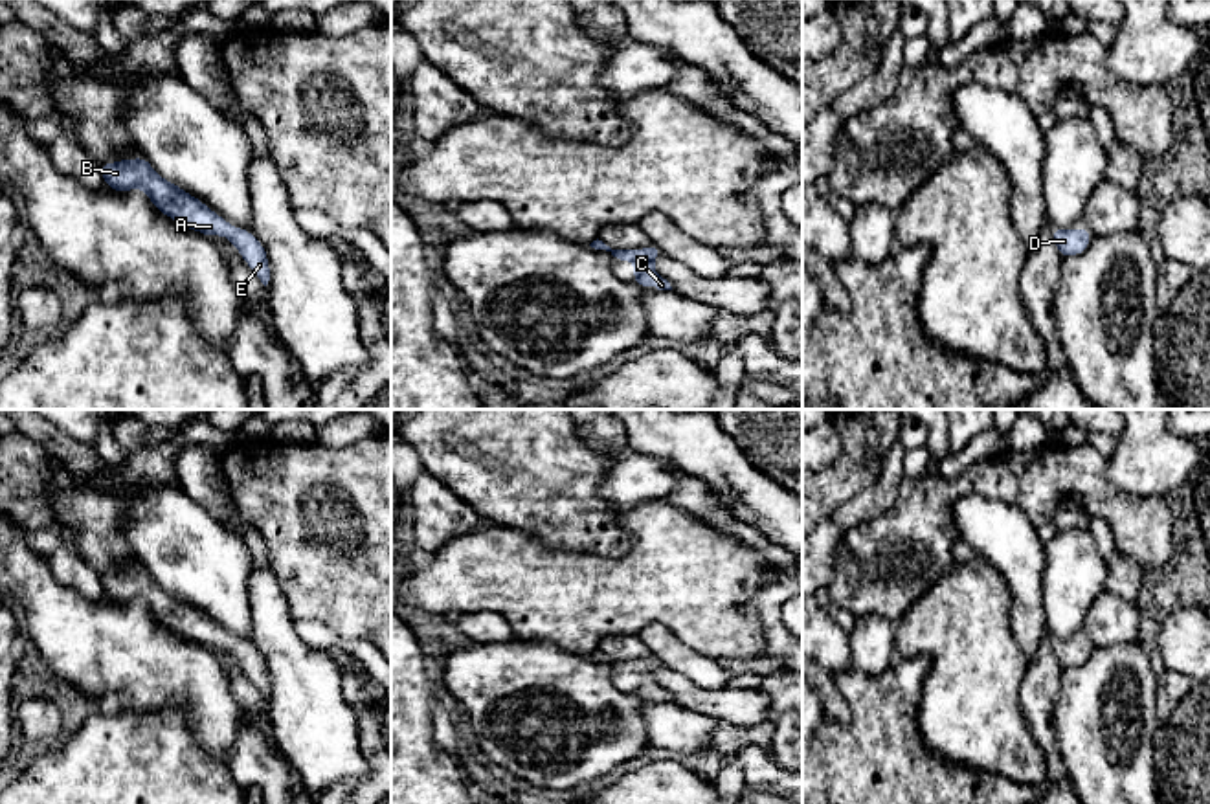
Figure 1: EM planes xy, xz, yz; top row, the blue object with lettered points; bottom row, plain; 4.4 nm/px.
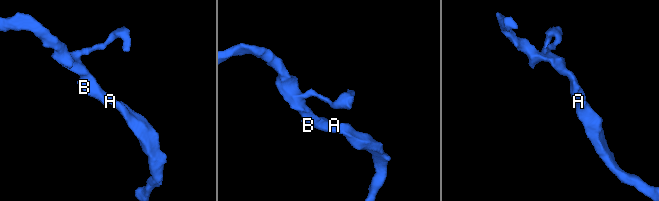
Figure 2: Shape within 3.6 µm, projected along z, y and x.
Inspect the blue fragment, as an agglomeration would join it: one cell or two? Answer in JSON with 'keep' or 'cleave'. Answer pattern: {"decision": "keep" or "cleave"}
{"decision": "keep"}

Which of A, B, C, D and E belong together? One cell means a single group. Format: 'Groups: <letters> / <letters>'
Groups: A B C D E

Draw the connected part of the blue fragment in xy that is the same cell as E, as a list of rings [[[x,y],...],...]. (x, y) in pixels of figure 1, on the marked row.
[[[145,158],[118,160],[116,163],[99,163],[103,180],[118,193],[143,189],[160,213],[171,217],[187,229],[207,237],[228,237],[239,250],[252,272],[266,286],[270,268],[264,246],[248,229],[233,228],[202,200],[191,196],[182,187],[162,178]]]

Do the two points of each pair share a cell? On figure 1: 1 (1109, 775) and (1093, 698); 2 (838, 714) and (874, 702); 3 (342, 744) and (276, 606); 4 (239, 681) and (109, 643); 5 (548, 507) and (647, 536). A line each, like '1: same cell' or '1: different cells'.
1: same cell
2: different cells
3: same cell
4: different cells
5: different cells

